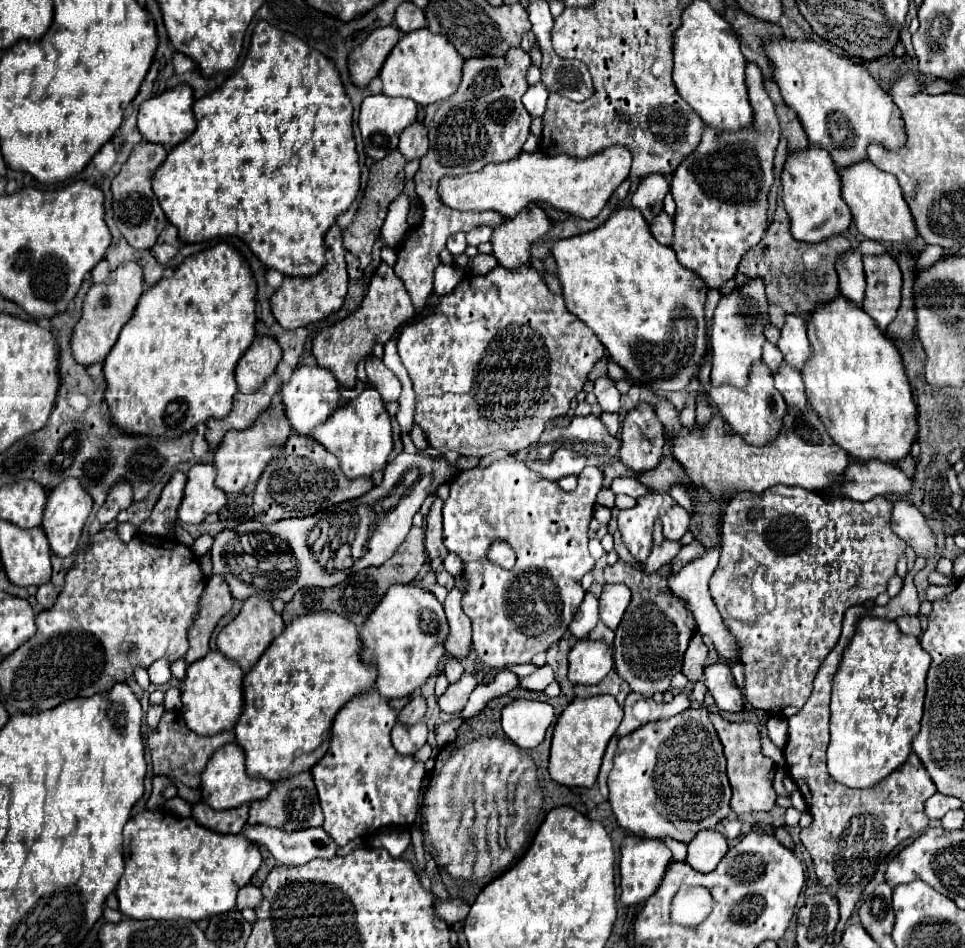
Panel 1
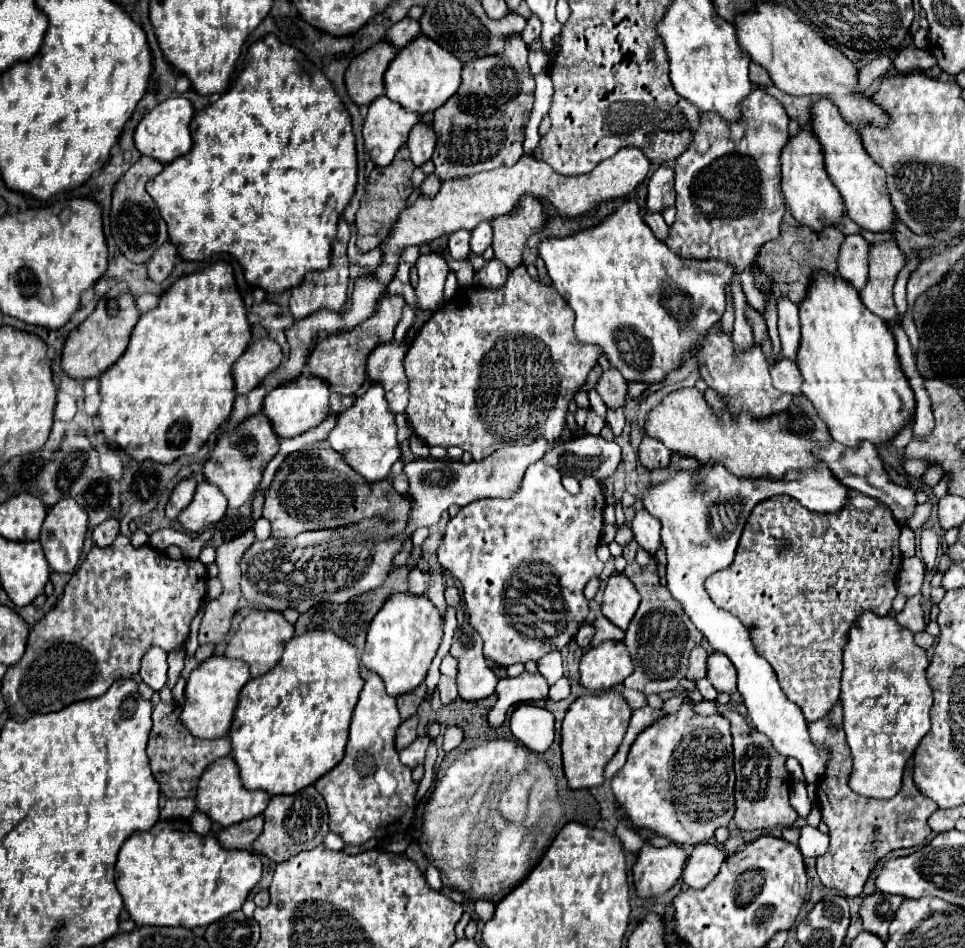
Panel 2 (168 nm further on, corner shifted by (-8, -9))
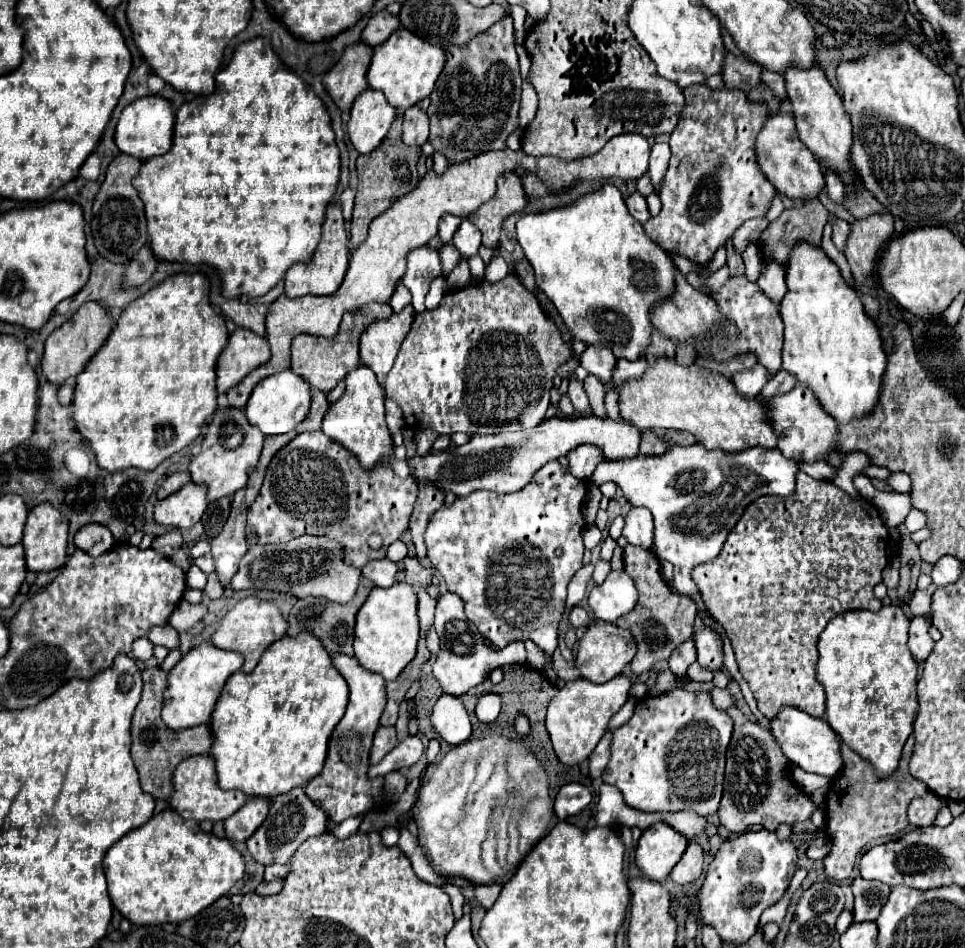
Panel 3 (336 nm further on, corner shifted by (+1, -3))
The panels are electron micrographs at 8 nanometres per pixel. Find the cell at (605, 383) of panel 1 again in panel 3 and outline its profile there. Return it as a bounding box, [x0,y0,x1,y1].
[581,346,617,384]

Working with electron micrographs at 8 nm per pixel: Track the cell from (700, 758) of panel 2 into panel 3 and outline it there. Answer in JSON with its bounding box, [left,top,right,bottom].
[603,690,733,816]

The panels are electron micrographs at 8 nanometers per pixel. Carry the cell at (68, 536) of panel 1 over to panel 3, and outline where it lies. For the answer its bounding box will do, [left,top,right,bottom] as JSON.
[23,504,69,572]

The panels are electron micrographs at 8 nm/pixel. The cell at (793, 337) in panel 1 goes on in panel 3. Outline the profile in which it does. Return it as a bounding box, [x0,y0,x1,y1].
[757,258,787,306]

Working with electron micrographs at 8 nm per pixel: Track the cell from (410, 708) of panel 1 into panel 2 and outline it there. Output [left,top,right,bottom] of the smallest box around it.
[396,716,418,750]

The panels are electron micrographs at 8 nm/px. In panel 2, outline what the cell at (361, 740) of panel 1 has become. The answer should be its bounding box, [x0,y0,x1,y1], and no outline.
[316,668,418,846]

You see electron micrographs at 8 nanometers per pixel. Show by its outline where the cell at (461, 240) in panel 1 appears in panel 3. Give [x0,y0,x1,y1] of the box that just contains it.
[439,214,461,244]

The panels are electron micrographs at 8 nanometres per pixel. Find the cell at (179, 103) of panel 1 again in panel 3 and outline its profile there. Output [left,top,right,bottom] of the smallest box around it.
[115,94,175,162]

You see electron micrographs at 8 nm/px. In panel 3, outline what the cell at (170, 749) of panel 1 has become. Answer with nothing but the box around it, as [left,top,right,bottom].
[131,668,213,800]

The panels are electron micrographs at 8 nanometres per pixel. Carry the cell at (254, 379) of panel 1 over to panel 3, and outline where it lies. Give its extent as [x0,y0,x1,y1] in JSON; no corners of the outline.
[217,328,269,396]

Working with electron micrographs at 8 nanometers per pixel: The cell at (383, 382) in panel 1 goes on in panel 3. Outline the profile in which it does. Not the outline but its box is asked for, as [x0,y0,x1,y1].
[361,304,415,384]

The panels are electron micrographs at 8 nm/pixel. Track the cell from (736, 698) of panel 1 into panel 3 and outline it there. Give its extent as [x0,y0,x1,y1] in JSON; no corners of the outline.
[693,628,723,670]

